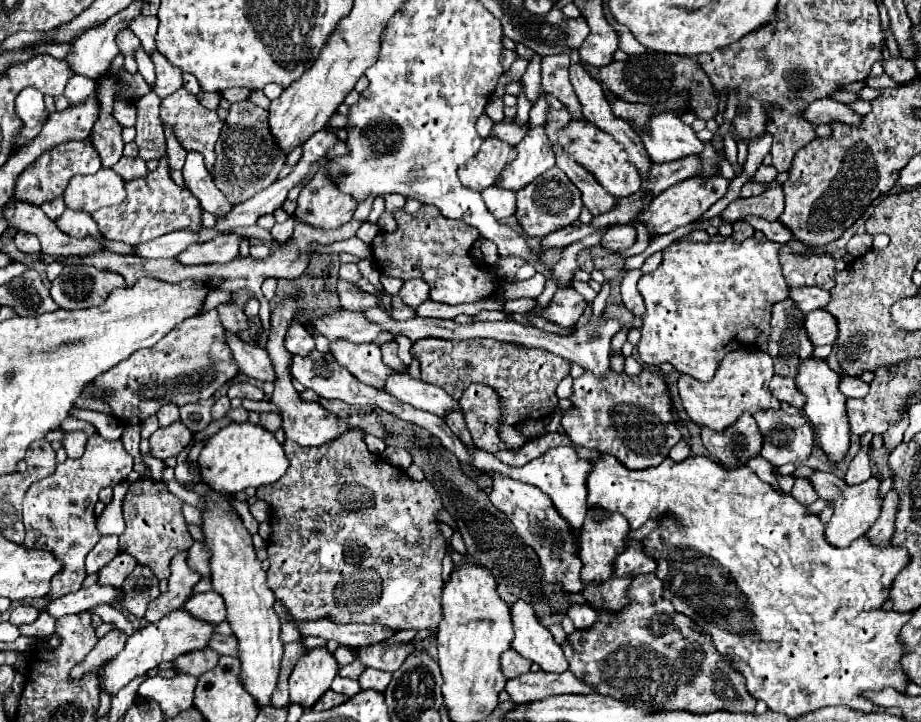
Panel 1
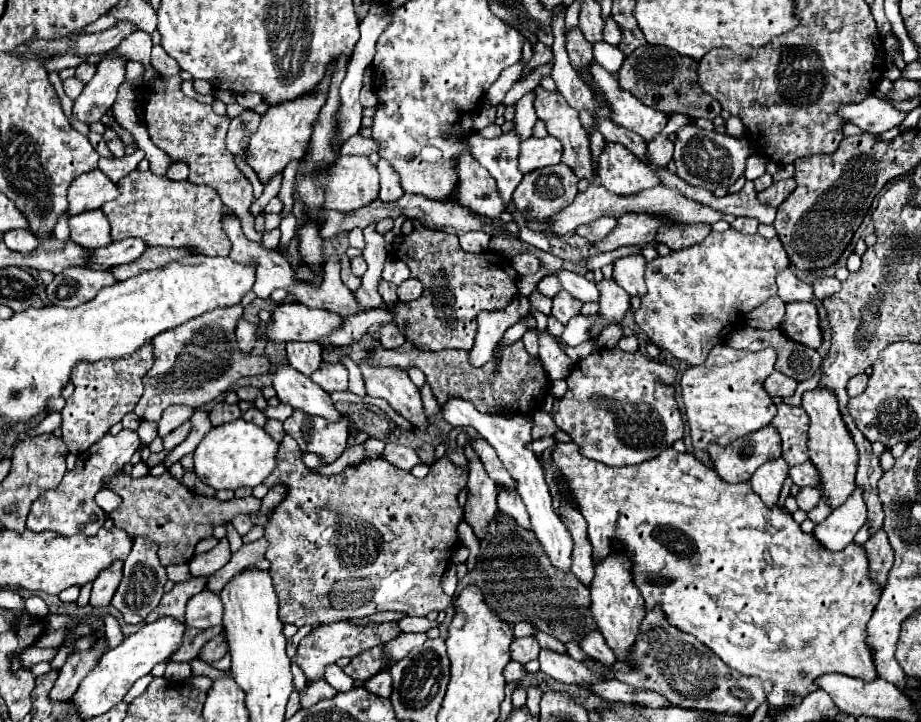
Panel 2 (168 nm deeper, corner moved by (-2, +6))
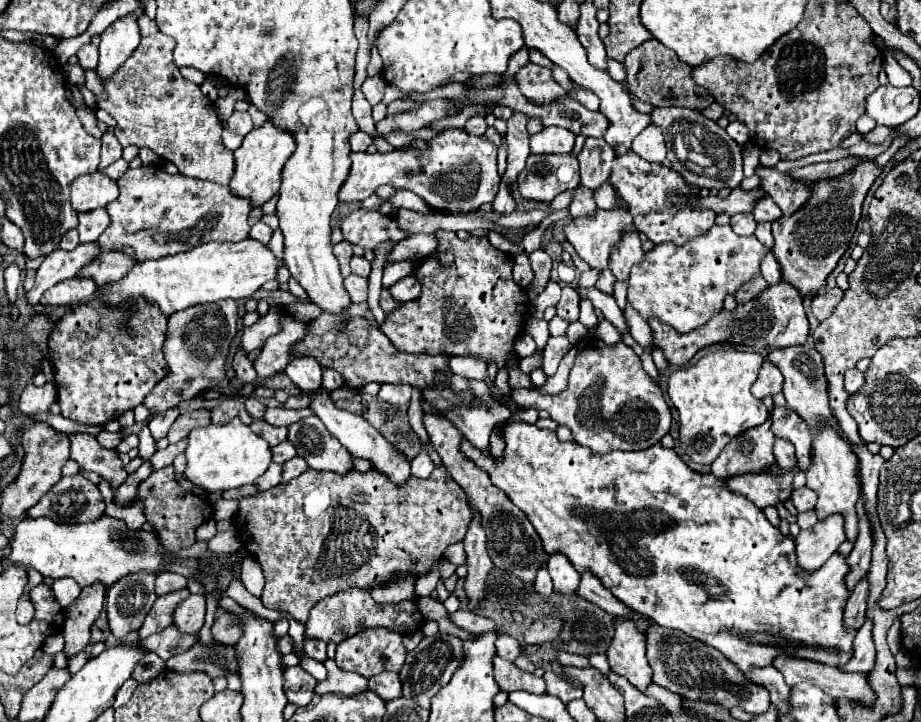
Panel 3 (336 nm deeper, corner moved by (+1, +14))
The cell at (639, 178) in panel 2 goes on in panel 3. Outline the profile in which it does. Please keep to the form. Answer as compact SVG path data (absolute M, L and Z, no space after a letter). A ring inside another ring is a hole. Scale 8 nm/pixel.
M630 150L630 154L622 154L622 158L618 158L618 156L614 158L614 166L612 166L608 182L628 202L630 214L634 216L636 230L644 232L648 236L648 240L652 240L654 244L662 244L662 242L686 244L692 238L696 238L698 234L704 234L714 226L716 216L712 210L692 210L692 208L676 210L674 206L670 206L666 202L666 192L672 190L672 192L690 196L690 188L684 182L684 178L678 172L674 172L672 168L642 160L632 150Z

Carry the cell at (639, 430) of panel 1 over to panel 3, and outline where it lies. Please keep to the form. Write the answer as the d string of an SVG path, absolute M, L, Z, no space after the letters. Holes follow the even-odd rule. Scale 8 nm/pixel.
M594 336L584 338L580 346L584 348L578 352L574 360L574 366L570 370L570 382L564 392L556 396L546 396L546 394L540 394L538 390L518 388L518 390L512 390L512 400L518 406L536 406L538 410L546 410L552 420L570 428L576 444L590 448L594 454L608 454L612 450L646 450L656 442L660 442L662 436L668 434L670 430L672 412L664 400L660 386L642 368L642 362L634 354L634 350L624 342L608 346Z

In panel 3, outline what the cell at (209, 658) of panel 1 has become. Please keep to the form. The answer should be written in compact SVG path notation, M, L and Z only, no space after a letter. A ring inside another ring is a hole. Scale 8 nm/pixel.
M222 614L216 618L216 622L212 626L214 642L224 642L224 646L232 646L238 642L240 636L242 636L242 630L240 630L238 622L234 622L230 618L230 614Z

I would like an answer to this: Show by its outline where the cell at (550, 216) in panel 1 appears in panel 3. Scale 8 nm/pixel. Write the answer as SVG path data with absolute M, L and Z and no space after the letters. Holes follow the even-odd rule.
M530 154L516 184L522 198L548 204L560 192L580 186L578 160L570 154Z

